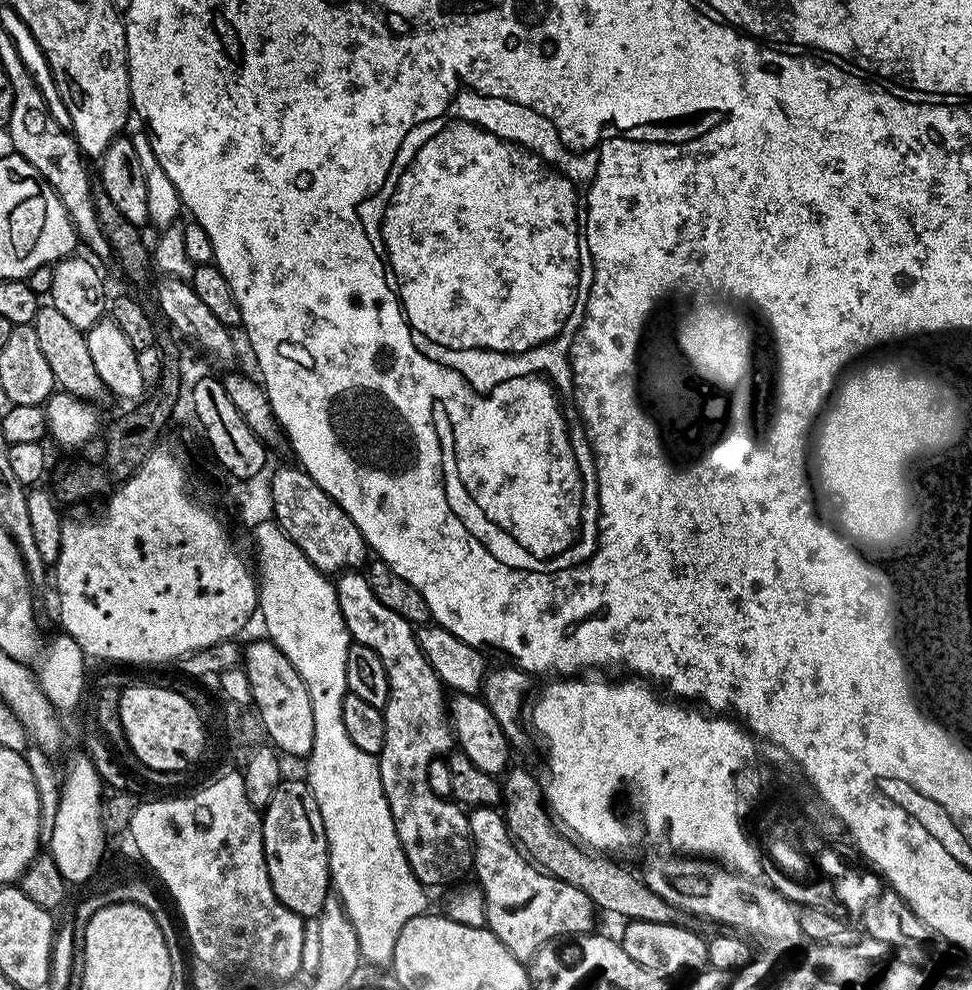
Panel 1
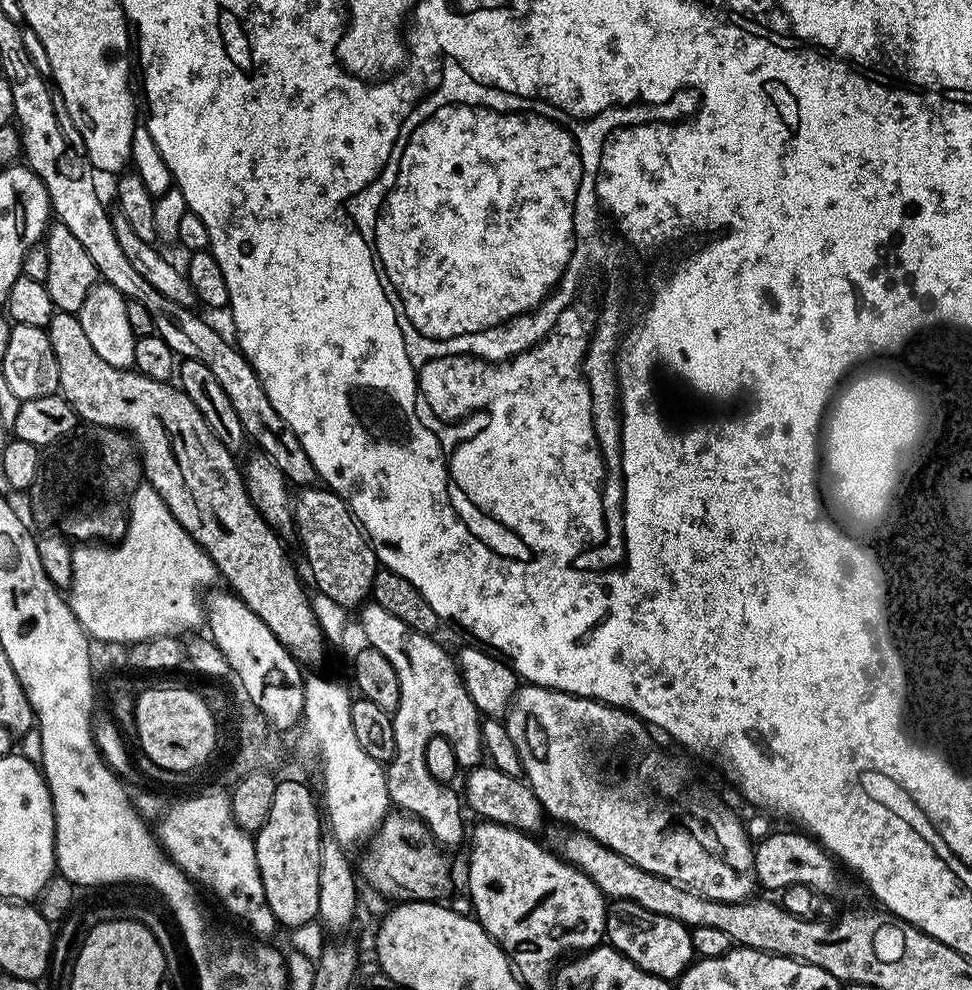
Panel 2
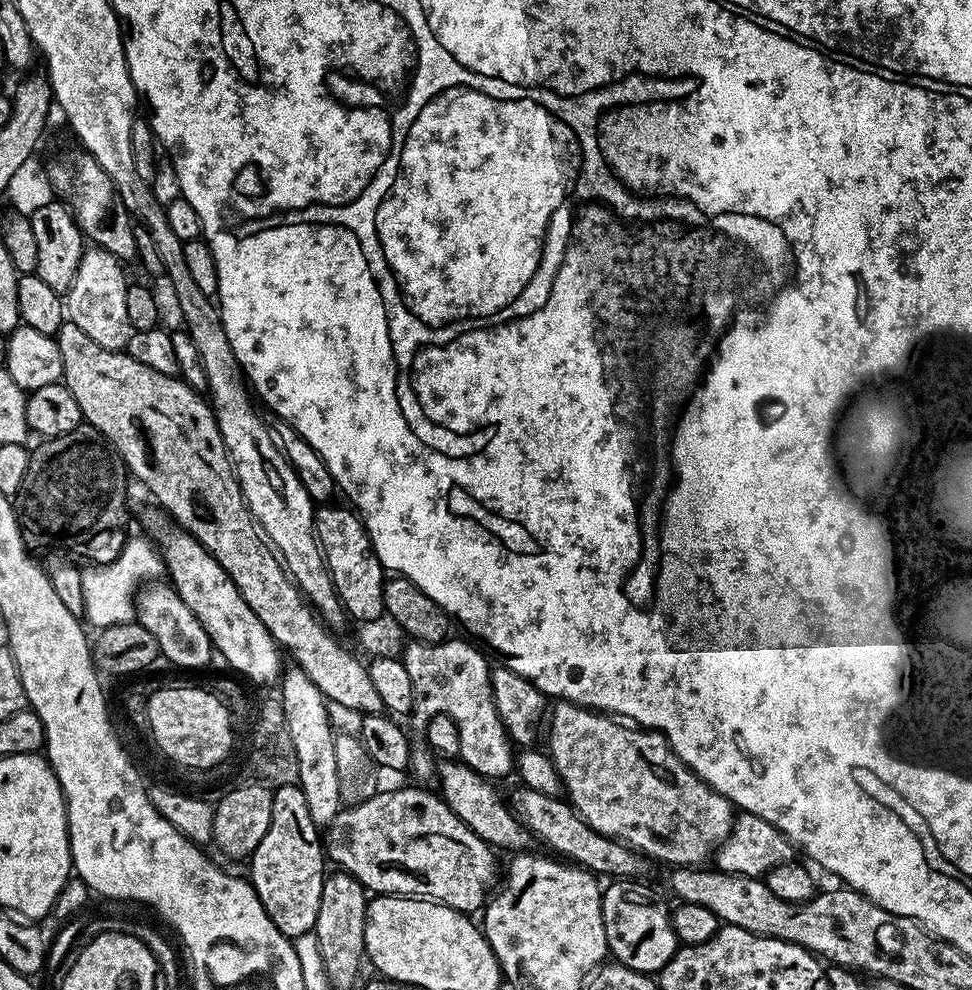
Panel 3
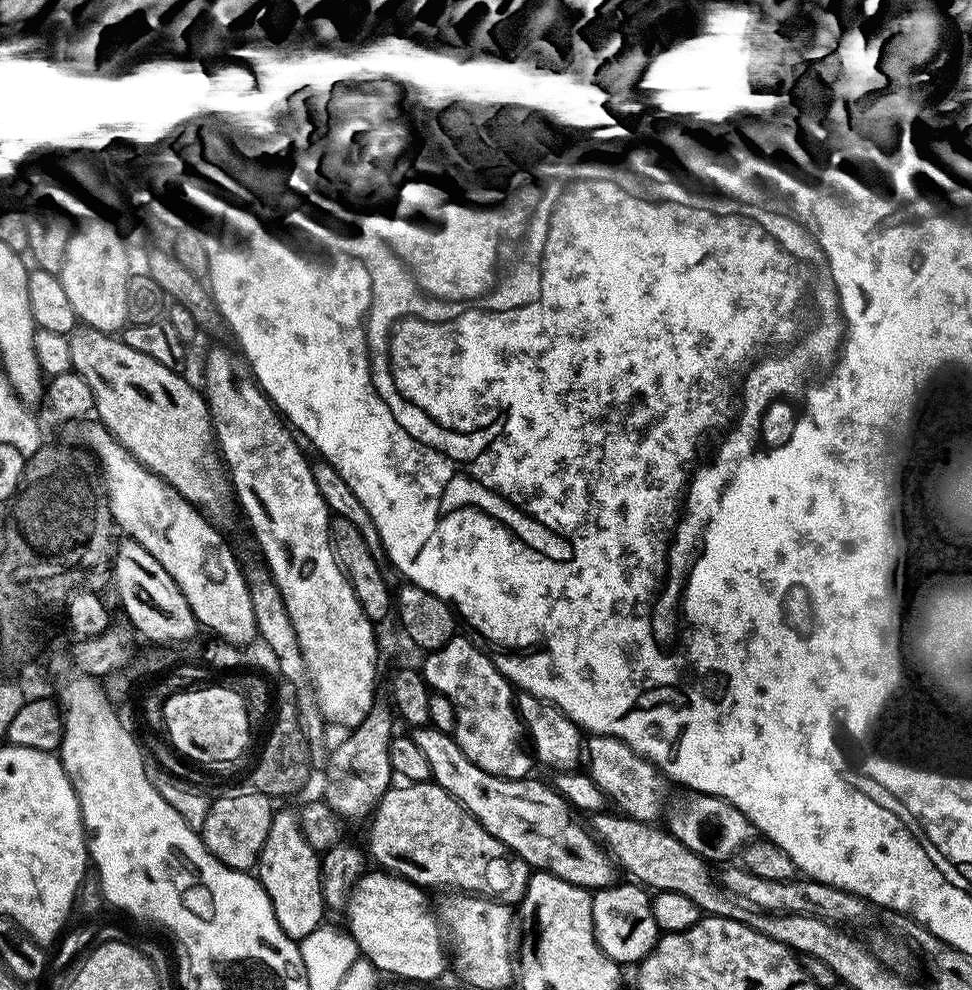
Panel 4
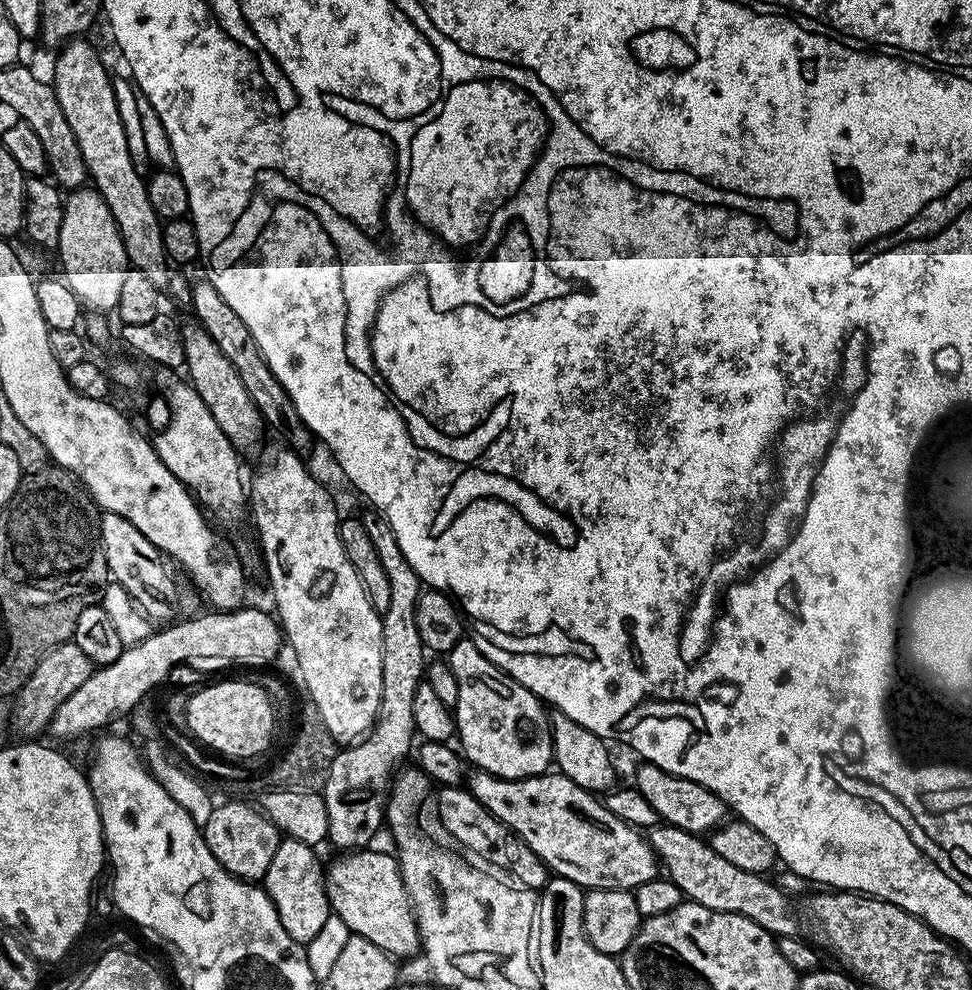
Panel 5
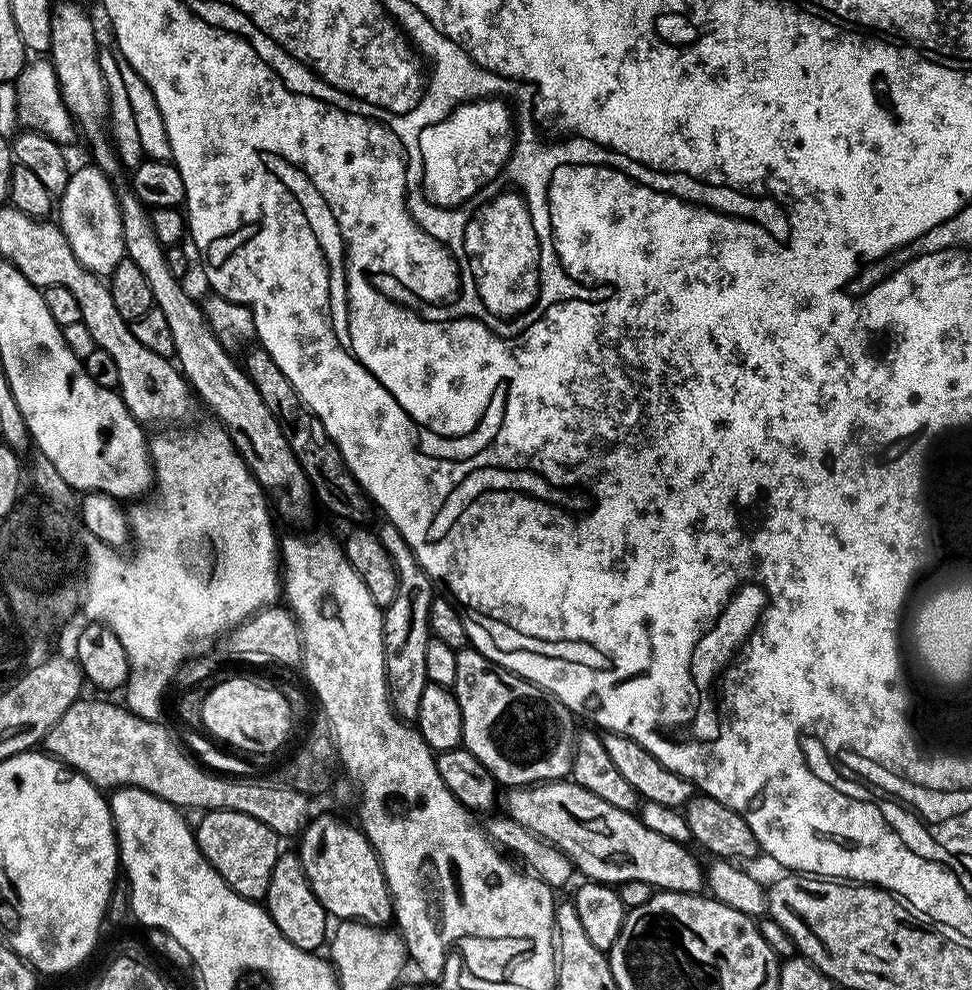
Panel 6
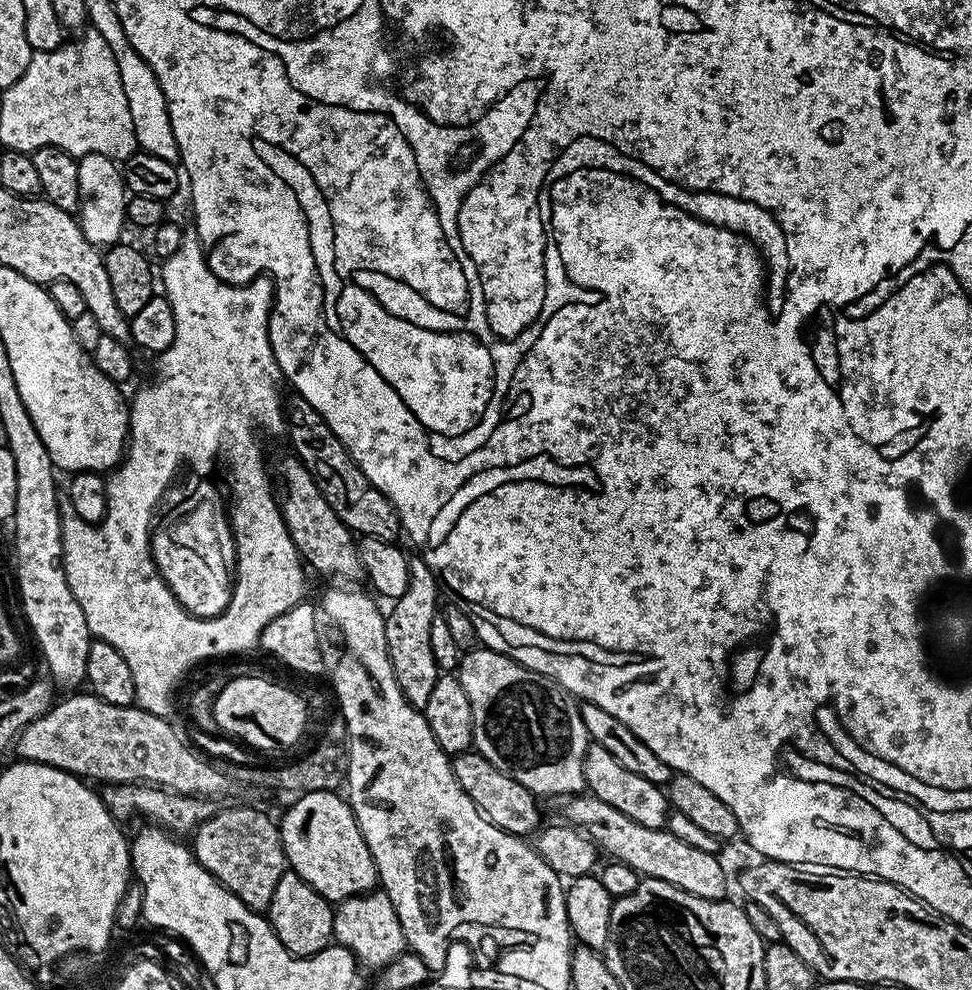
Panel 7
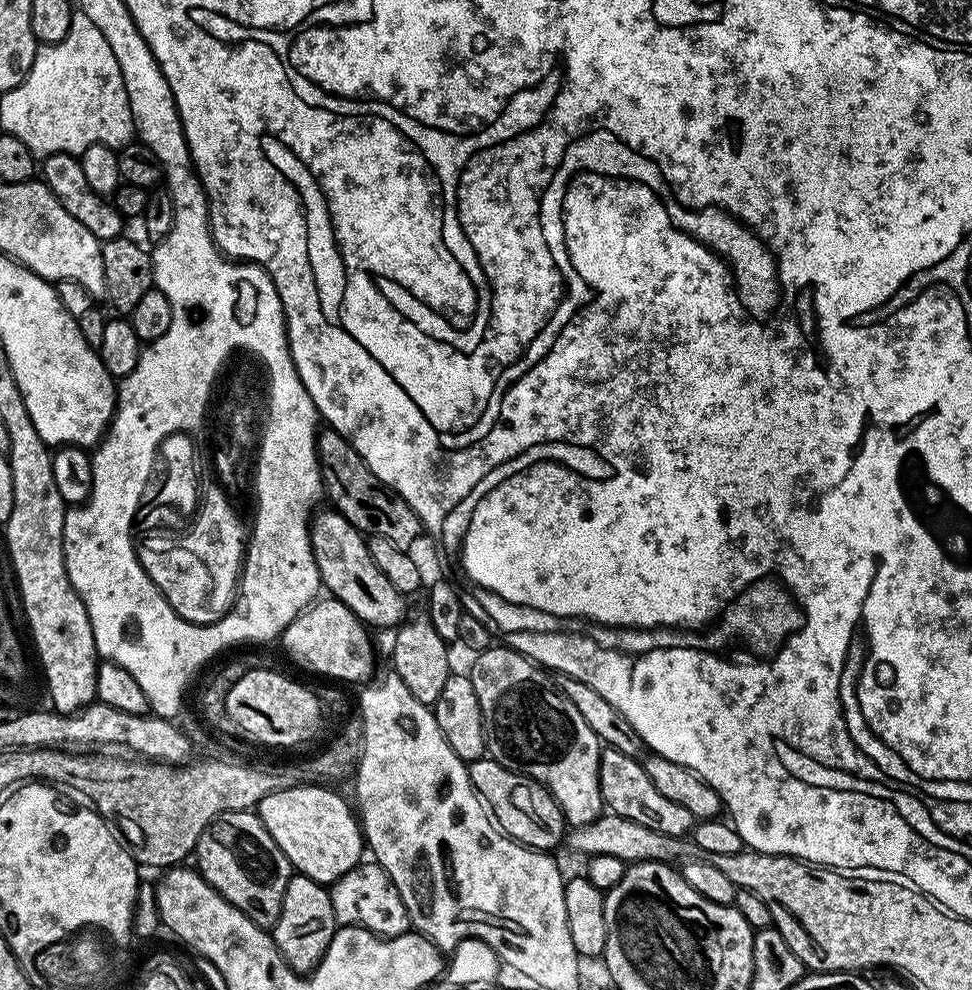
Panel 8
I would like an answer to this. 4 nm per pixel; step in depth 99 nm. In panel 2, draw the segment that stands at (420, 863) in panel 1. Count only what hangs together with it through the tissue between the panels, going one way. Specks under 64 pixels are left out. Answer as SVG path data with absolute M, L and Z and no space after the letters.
M368 602L359 609L360 628L364 631L367 647L378 650L386 662L394 666L398 674L400 698L396 711L391 713L394 730L394 754L386 764L388 774L388 798L399 811L416 816L432 832L432 837L441 846L465 843L466 832L460 820L439 820L440 804L436 799L442 786L430 778L426 770L426 742L435 736L445 736L454 746L456 763L461 769L475 768L484 756L484 743L480 725L482 717L474 706L470 694L466 694L464 680L456 657L447 652L436 638L410 630L406 622L394 618L390 610L382 610L374 602Z

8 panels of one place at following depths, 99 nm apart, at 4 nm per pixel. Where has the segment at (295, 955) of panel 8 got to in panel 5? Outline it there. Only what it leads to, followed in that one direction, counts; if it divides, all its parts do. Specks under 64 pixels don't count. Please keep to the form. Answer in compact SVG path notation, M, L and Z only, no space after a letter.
M281 839L278 850L274 850L274 859L270 861L270 870L266 870L262 881L262 887L276 907L286 934L290 934L290 938L294 938L302 946L307 946L317 937L330 913L326 868L323 863L320 865L316 852L317 849L306 842Z

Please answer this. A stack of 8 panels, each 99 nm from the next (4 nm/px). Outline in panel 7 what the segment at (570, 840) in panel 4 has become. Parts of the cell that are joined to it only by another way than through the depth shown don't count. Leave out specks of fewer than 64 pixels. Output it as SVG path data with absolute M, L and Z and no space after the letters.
M591 794L567 797L563 804L563 819L567 823L589 836L603 855L605 852L613 861L630 866L641 877L653 876L662 882L670 882L670 886L678 886L678 890L686 890L686 894L707 900L723 900L729 895L728 876L717 853L689 846L664 828L638 826L638 822L626 818L626 814L618 814L614 806L606 806L606 802Z

